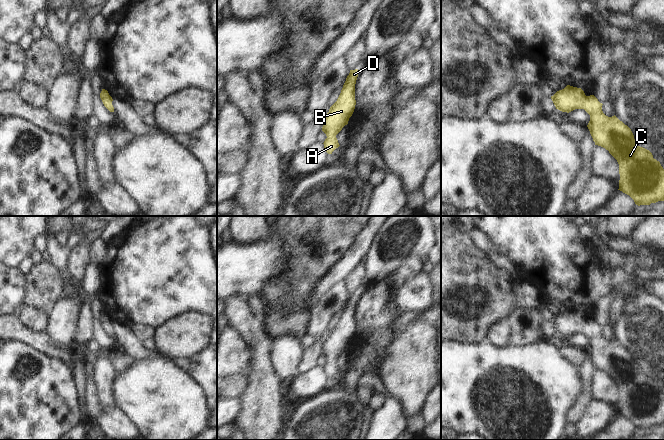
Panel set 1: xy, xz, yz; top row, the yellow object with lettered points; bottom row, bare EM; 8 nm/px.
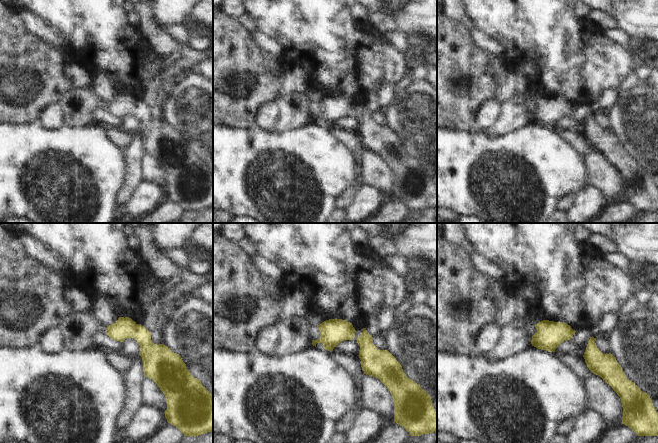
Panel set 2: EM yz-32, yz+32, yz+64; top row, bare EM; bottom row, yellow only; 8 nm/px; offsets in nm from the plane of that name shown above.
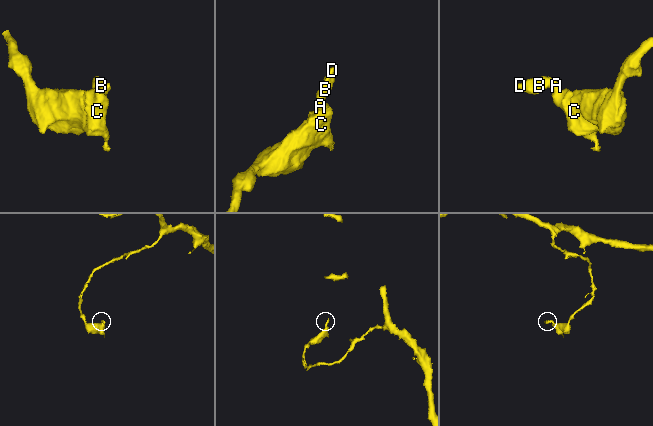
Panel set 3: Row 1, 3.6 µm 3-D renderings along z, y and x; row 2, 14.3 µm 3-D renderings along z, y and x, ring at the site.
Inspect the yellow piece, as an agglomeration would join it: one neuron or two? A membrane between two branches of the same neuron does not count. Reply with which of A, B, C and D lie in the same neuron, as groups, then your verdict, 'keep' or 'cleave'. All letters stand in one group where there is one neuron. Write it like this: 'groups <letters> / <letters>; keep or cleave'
groups A B C D; keep

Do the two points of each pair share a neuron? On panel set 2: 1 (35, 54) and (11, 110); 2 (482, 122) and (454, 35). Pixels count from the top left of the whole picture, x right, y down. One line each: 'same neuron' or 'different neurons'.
1: same neuron
2: different neurons

